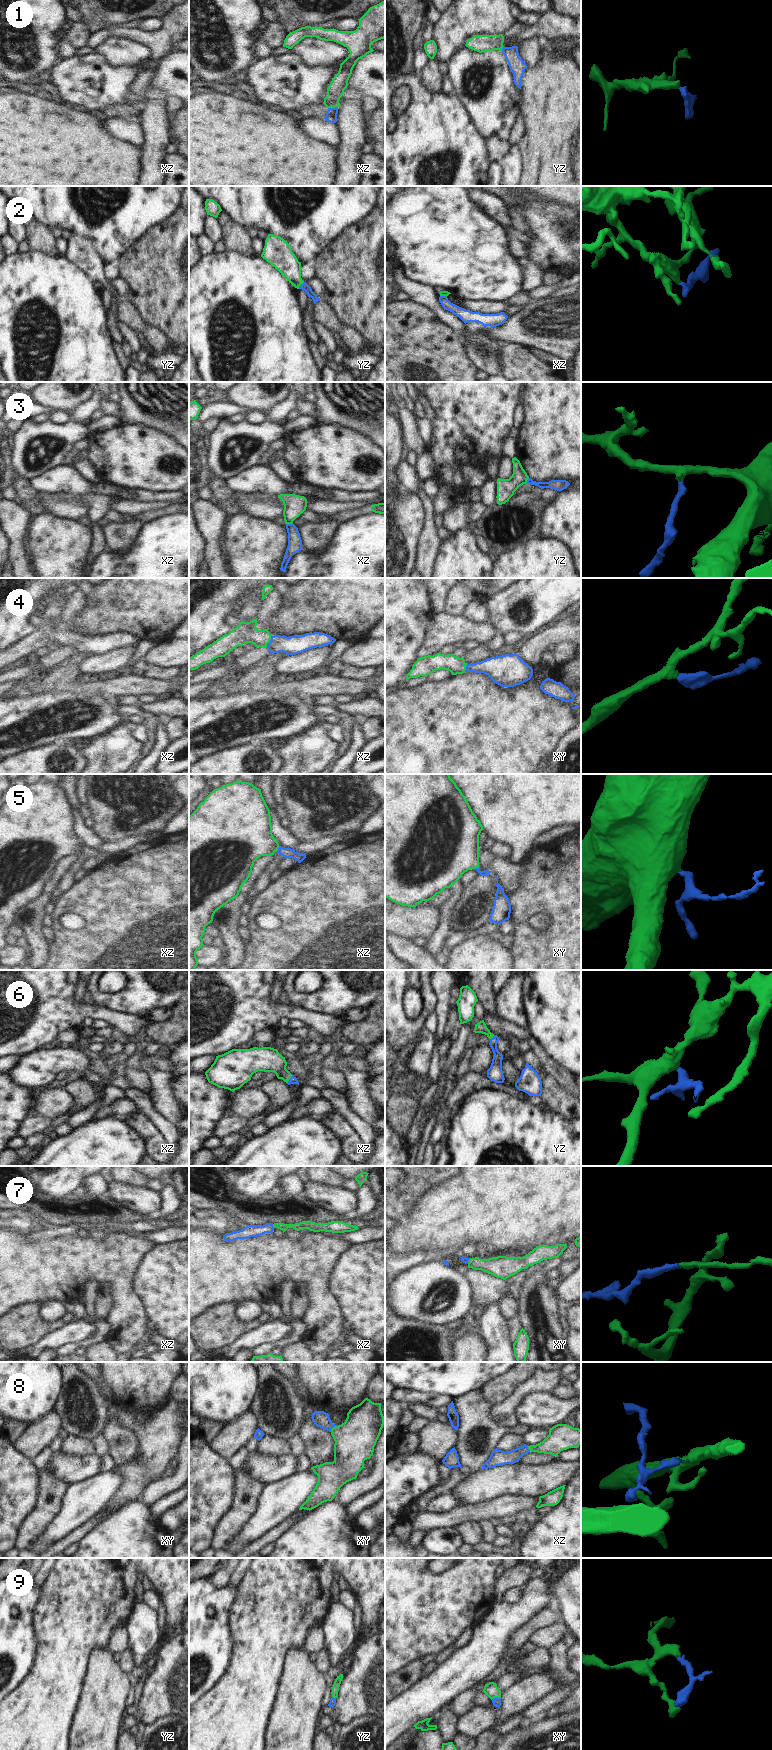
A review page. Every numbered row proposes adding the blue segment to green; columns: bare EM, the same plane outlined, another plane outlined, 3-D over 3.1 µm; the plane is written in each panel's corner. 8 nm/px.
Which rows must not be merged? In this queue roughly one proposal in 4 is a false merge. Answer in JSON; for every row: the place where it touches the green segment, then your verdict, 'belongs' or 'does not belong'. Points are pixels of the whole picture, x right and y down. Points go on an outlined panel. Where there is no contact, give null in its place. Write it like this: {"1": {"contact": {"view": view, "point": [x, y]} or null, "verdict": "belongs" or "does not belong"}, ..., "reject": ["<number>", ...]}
{"1": {"contact": {"view": "xz", "point": [332, 107]}, "verdict": "does not belong"}, "2": {"contact": {"view": "yz", "point": [300, 284]}, "verdict": "belongs"}, "3": {"contact": {"view": "xz", "point": [289, 523]}, "verdict": "belongs"}, "4": {"contact": {"view": "xz", "point": [269, 641]}, "verdict": "belongs"}, "5": {"contact": {"view": "xz", "point": [277, 849]}, "verdict": "belongs"}, "6": {"contact": {"view": "xz", "point": [288, 1080]}, "verdict": "belongs"}, "7": {"contact": {"view": "xz", "point": [273, 1225]}, "verdict": "belongs"}, "8": {"contact": {"view": "xy", "point": [332, 1428]}, "verdict": "belongs"}, "9": {"contact": {"view": "xy", "point": [495, 1697]}, "verdict": "belongs"}, "reject": ["1"]}

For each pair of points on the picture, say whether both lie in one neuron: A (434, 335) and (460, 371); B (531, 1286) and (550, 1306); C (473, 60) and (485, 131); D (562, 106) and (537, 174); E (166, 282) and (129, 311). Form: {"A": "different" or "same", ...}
{"A": "same", "B": "same", "C": "same", "D": "same", "E": "different"}

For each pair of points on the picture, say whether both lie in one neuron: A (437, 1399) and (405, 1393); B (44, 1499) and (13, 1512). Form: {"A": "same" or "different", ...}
{"A": "same", "B": "different"}

